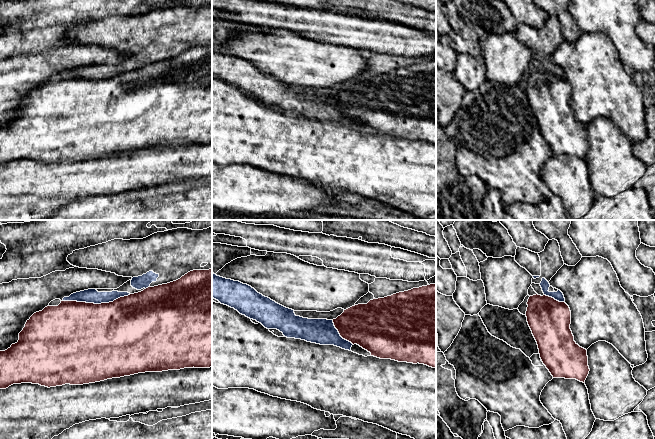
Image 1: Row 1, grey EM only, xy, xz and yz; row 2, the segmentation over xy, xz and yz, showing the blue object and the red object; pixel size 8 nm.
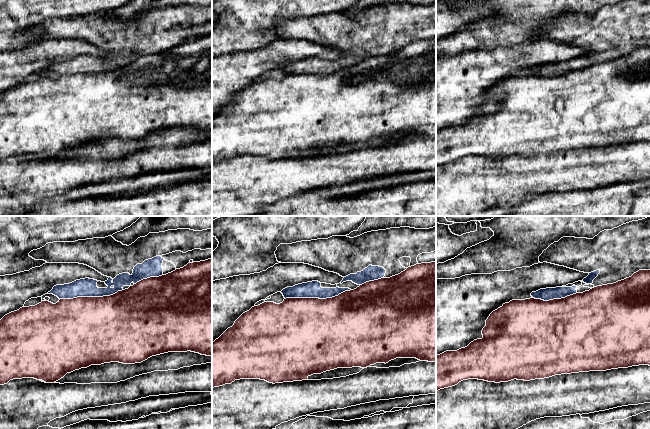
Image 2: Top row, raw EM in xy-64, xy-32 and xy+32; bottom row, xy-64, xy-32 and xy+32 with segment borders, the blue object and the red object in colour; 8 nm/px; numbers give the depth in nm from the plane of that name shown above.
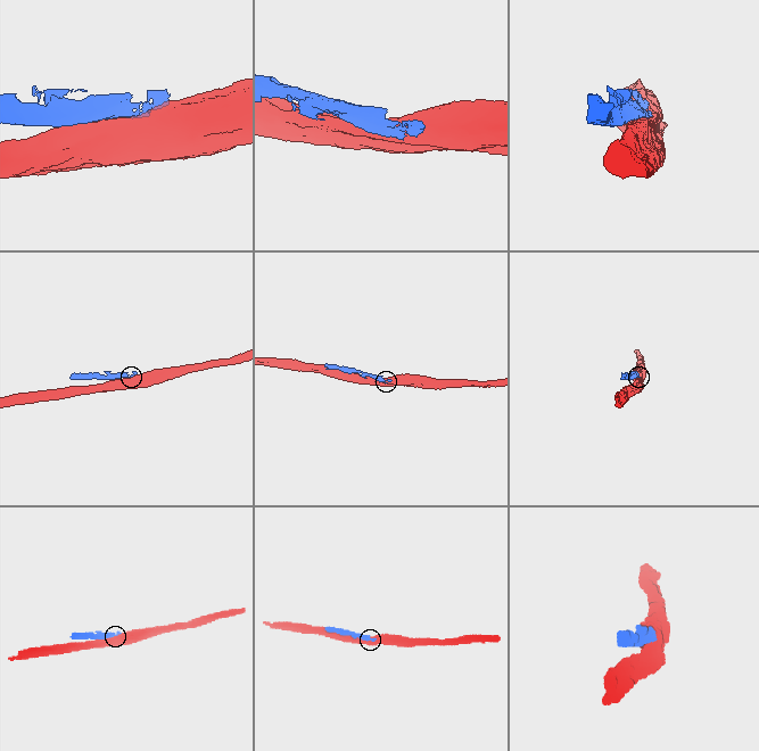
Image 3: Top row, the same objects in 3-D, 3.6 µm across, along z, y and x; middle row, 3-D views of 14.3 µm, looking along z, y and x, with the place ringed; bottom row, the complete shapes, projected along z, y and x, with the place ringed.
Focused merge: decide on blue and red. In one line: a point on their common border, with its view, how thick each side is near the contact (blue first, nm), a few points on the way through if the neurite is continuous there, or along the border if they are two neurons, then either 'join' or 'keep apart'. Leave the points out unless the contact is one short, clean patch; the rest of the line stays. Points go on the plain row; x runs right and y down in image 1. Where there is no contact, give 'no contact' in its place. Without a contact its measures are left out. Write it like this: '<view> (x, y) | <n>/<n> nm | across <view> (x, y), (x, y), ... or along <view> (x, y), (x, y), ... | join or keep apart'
xy (96, 79) | 110/500 nm | keep apart

